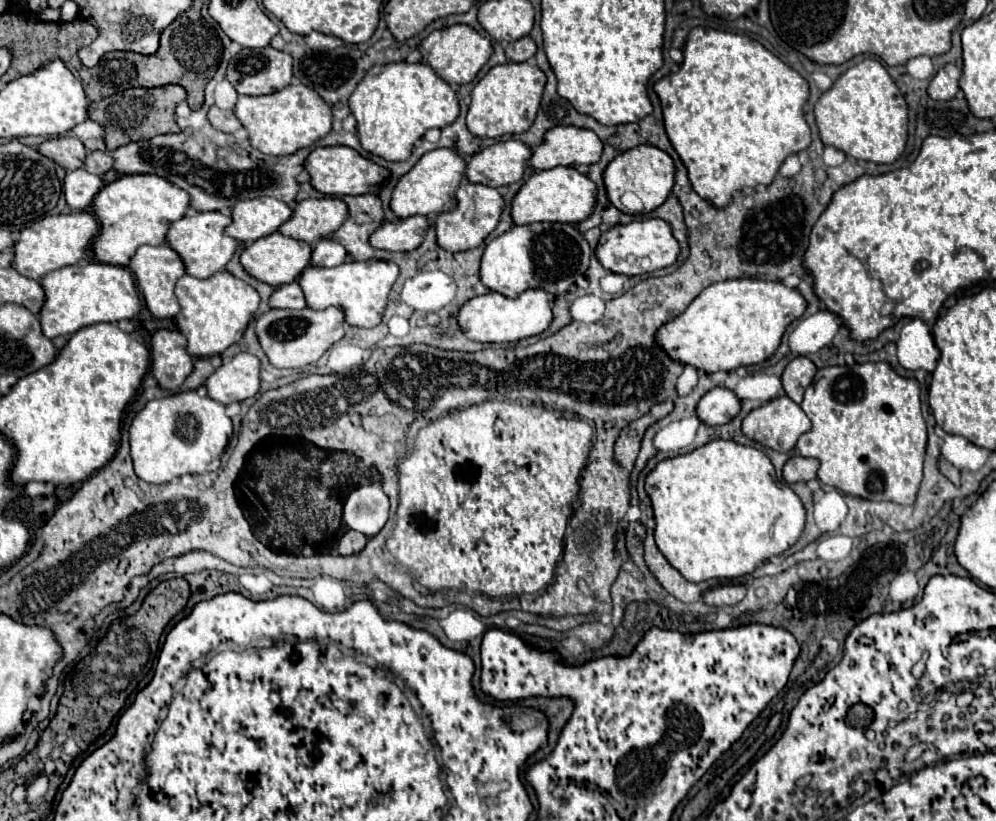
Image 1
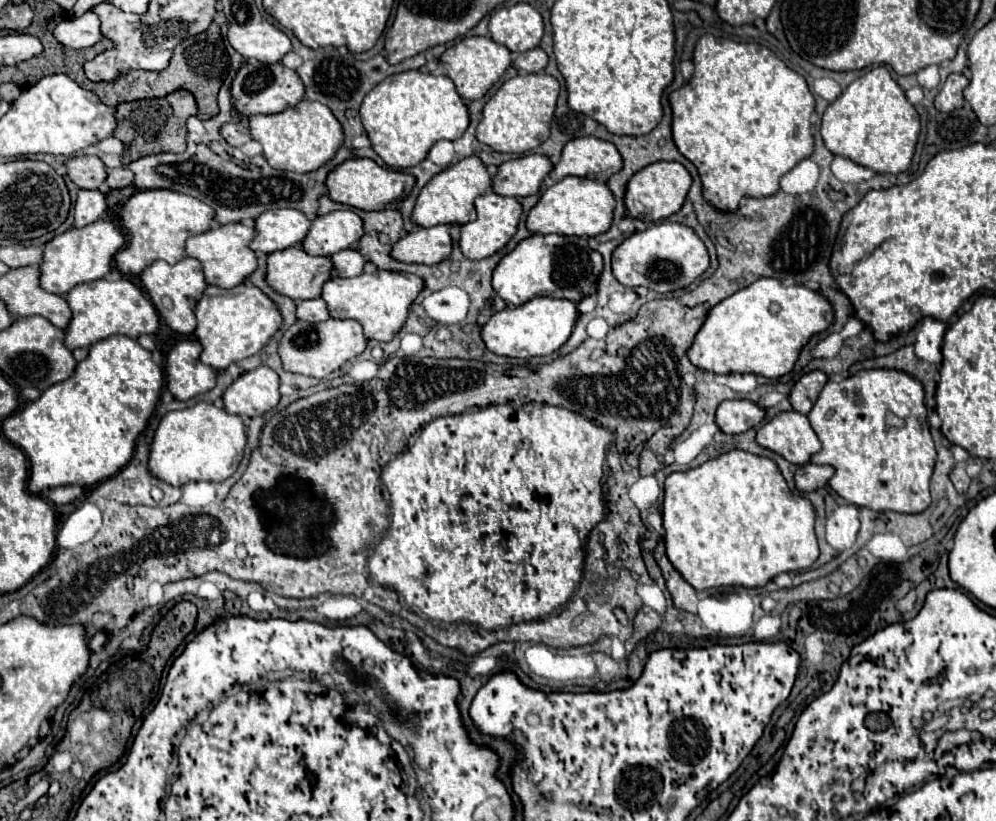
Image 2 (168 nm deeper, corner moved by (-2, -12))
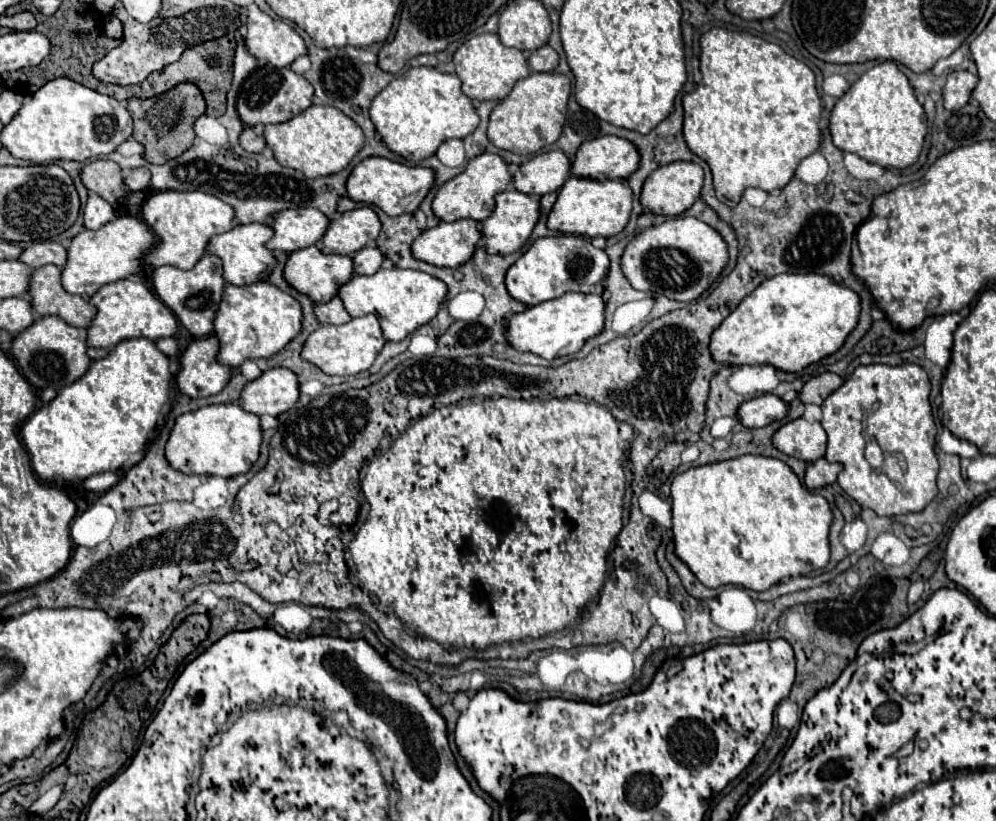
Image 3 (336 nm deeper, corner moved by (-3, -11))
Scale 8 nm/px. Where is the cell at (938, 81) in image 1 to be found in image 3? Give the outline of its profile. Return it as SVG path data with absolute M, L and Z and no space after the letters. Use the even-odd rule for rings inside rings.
M970 71L948 73L948 81L944 85L944 109L948 111L962 109L968 103L976 83L978 83L978 77L972 75Z

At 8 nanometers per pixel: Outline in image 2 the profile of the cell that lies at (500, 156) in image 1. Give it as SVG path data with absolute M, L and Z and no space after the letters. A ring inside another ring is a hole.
M527 154L509 160L501 164L499 172L493 176L493 192L513 198L537 194L551 168L551 160L547 160L547 156L543 154Z

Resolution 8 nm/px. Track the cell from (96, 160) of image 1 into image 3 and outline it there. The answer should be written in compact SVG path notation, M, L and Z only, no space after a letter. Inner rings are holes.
M138 167L138 169L132 169L130 173L126 173L124 177L124 187L128 191L142 191L148 187L148 169L146 167Z

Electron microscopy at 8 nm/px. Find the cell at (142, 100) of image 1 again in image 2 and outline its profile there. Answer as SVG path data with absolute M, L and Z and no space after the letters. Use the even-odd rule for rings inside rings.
M177 90L167 94L165 98L153 100L137 100L137 102L123 102L115 108L117 130L115 138L119 138L127 148L123 154L123 164L131 164L143 156L161 154L161 152L183 152L187 146L187 118L197 114L197 102L191 92Z

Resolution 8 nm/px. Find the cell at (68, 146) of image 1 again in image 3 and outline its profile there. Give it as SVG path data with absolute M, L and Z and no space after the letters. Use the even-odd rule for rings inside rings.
M96 159L88 163L82 169L80 179L88 191L94 191L112 205L126 193L122 183L122 169L110 159Z

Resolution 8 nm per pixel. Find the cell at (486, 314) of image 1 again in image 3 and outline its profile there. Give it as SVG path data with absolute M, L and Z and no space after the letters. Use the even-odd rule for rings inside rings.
M564 293L558 299L542 301L534 307L524 309L522 313L512 315L504 331L504 337L516 351L534 353L540 355L542 359L554 359L580 351L584 341L594 337L602 329L604 329L604 301L600 295Z

